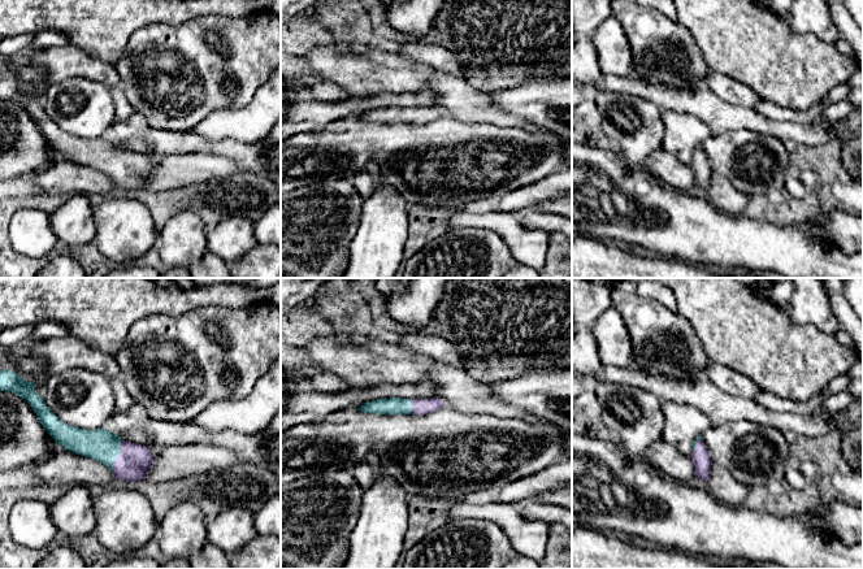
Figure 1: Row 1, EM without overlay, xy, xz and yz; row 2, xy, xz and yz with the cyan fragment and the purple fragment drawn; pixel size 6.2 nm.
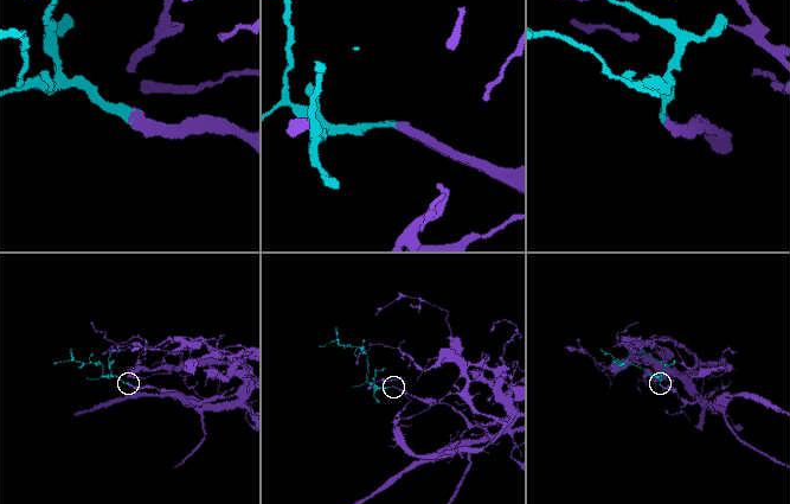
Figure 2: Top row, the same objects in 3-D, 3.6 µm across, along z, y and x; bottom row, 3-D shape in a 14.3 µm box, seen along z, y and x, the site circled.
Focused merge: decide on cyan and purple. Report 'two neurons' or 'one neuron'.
one neuron

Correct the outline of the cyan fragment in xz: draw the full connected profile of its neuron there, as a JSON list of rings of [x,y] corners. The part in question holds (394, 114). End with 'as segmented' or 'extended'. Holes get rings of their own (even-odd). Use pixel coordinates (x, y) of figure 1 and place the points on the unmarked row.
[[[378,108],[374,110],[364,112],[359,120],[364,122],[378,122],[378,123],[417,123],[424,125],[435,121],[444,116],[443,109],[432,108]]]; extended

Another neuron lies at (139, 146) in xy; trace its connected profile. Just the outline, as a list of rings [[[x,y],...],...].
[[[130,139],[127,142],[117,144],[125,151],[138,152],[147,156],[152,161],[152,164],[159,162],[164,157],[164,155],[155,152],[153,148],[151,148],[149,144],[142,139]]]

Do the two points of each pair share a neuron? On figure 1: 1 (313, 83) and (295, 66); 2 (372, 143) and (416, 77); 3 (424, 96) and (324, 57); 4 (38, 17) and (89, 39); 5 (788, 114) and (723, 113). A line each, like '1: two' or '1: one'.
1: one
2: two
3: two
4: one
5: two

